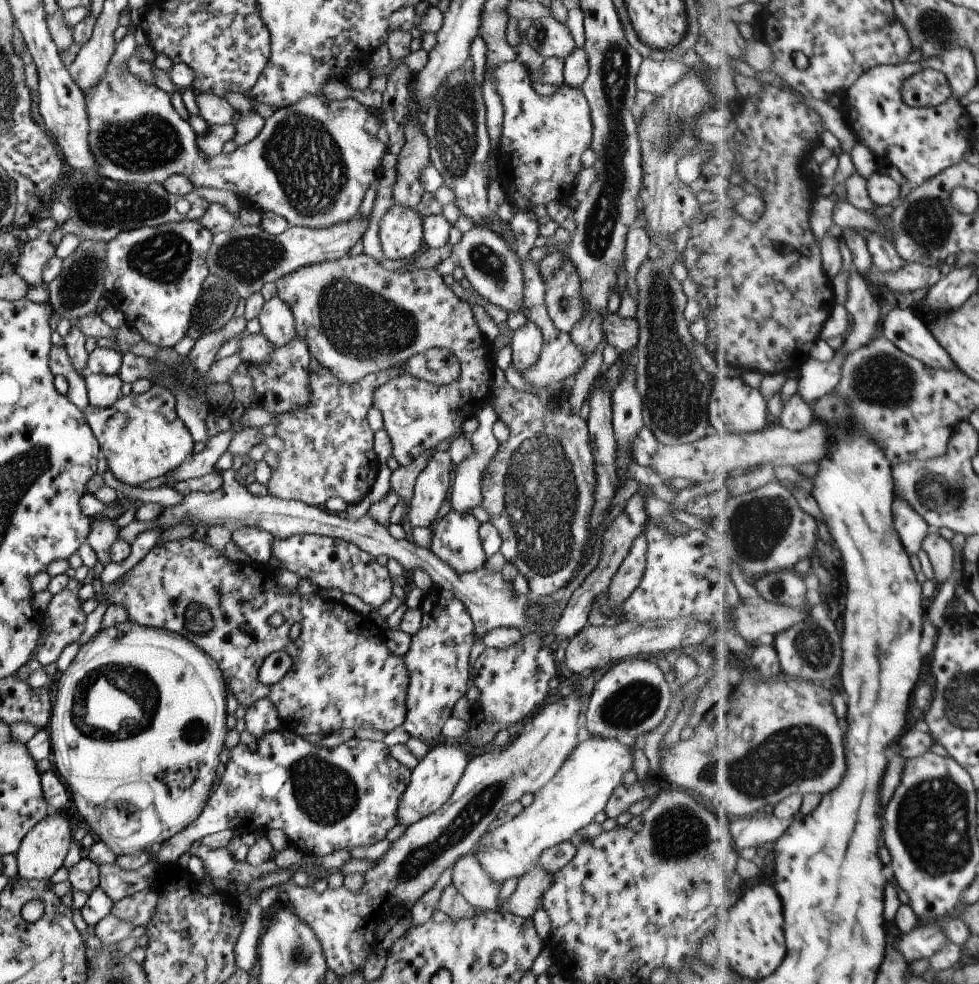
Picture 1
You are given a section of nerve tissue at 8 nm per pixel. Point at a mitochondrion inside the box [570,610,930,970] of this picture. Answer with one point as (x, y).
(795, 754)

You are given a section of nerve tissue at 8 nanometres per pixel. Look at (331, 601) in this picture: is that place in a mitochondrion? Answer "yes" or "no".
no

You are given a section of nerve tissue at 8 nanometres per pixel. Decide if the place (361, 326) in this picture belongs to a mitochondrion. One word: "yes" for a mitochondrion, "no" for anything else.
yes

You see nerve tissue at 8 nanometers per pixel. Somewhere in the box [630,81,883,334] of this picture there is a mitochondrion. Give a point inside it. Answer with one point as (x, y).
(670, 128)

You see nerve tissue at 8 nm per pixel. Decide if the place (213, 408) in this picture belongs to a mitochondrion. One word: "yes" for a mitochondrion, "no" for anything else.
no

